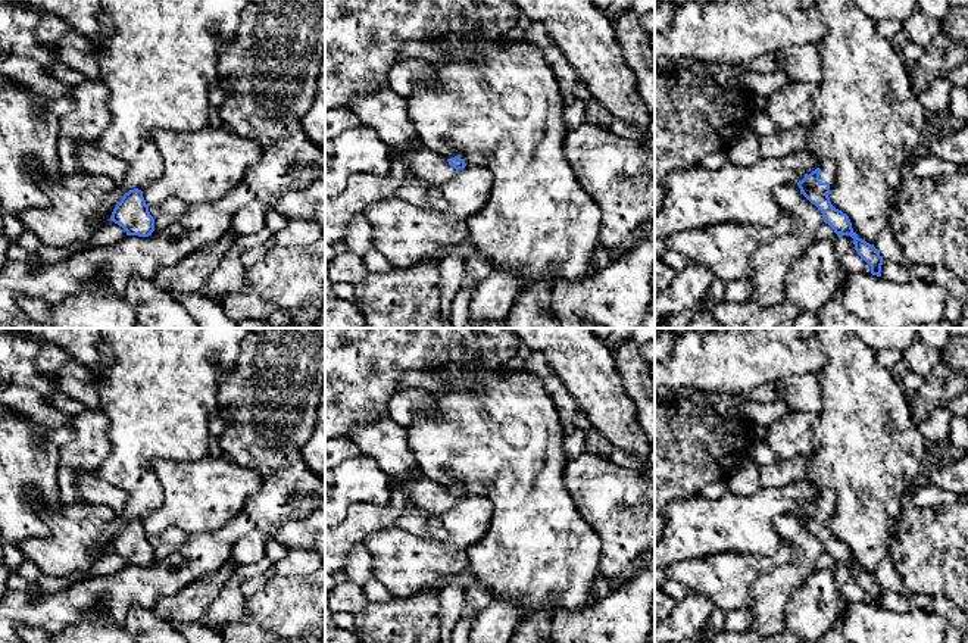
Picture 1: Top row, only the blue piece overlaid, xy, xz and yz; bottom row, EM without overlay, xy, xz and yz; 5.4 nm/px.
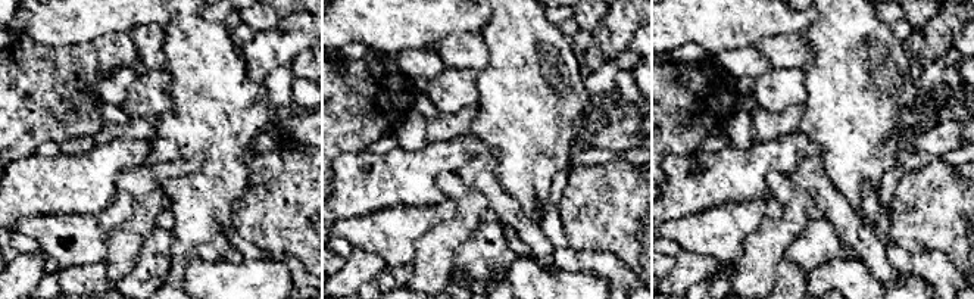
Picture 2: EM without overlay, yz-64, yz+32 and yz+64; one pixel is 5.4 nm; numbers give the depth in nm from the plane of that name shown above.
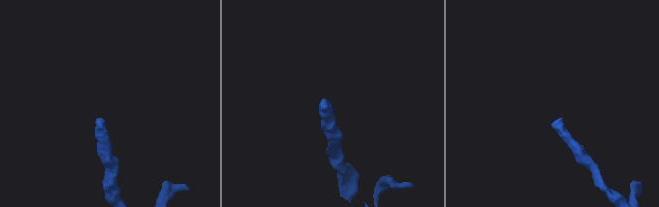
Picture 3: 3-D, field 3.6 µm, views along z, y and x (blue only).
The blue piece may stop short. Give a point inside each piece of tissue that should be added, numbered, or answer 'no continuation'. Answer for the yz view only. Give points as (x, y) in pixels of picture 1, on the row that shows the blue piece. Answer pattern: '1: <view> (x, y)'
1: yz (826, 165)

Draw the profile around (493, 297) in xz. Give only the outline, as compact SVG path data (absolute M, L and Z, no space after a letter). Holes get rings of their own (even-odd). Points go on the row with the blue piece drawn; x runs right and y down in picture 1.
M491 269L474 288L468 305L468 319L472 324L505 321L522 291L524 281L519 275L505 269Z

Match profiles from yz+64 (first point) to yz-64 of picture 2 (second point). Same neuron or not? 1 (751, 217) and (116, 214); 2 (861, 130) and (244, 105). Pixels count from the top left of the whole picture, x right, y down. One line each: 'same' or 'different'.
1: same
2: same

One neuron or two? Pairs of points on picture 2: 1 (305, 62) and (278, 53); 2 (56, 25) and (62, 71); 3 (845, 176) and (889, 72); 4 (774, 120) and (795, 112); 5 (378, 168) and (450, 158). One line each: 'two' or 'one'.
1: two
2: two
3: one
4: one
5: one

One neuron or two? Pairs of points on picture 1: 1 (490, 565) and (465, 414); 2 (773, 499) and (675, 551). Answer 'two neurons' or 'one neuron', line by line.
1: one neuron
2: one neuron

